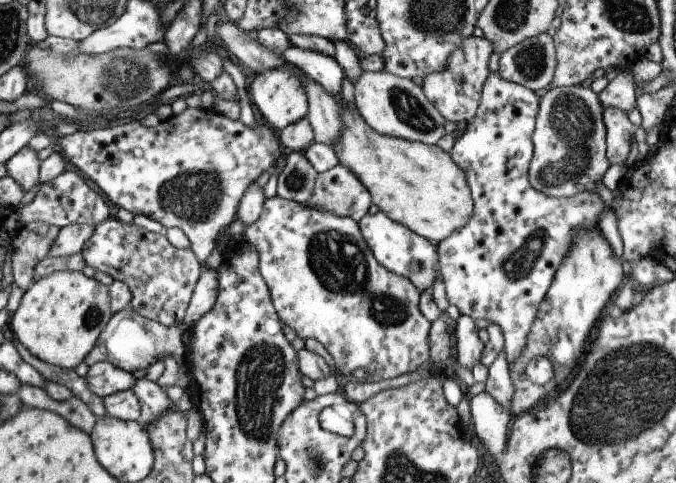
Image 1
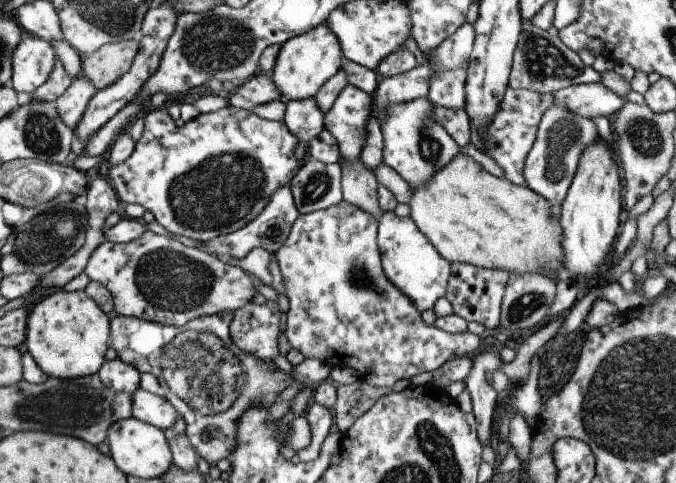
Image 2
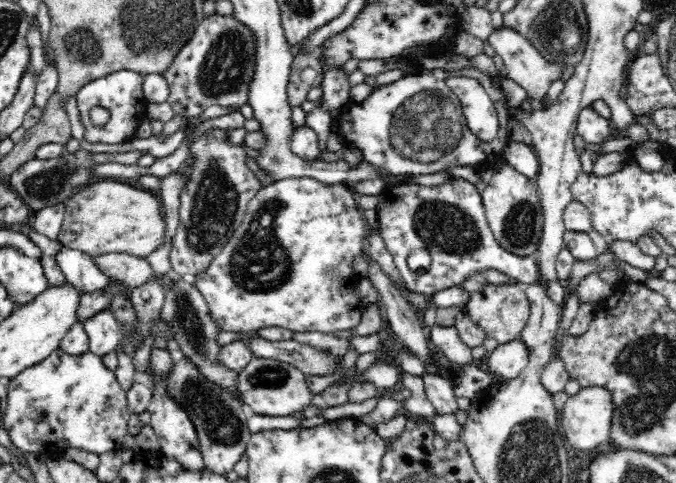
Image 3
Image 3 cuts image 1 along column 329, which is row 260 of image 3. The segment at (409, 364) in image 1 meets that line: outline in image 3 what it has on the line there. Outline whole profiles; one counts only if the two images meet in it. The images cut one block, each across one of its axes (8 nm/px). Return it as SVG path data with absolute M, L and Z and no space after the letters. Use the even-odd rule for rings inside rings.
M308 177L262 186L249 202L240 226L231 234L226 246L205 271L193 278L221 330L252 332L282 327L292 332L333 334L358 326L366 305L356 295L352 262L366 250L366 236L371 228L357 205L356 195L345 185L326 185Z

